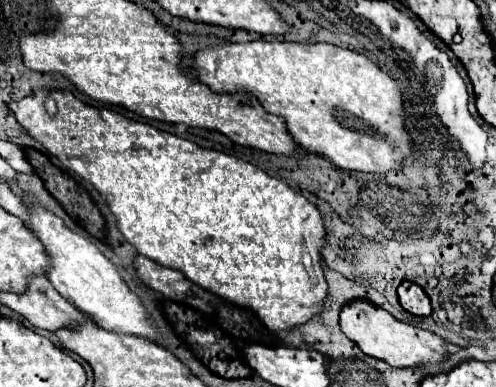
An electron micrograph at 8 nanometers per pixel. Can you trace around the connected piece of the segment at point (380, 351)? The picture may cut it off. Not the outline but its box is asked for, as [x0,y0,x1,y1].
[340,301,450,367]

